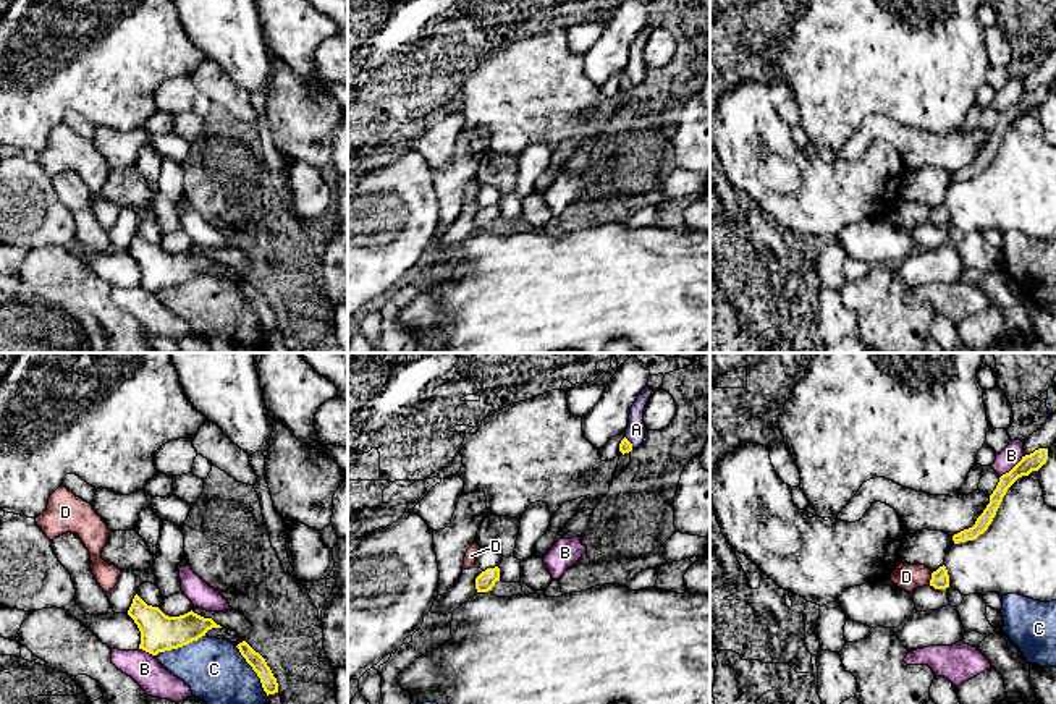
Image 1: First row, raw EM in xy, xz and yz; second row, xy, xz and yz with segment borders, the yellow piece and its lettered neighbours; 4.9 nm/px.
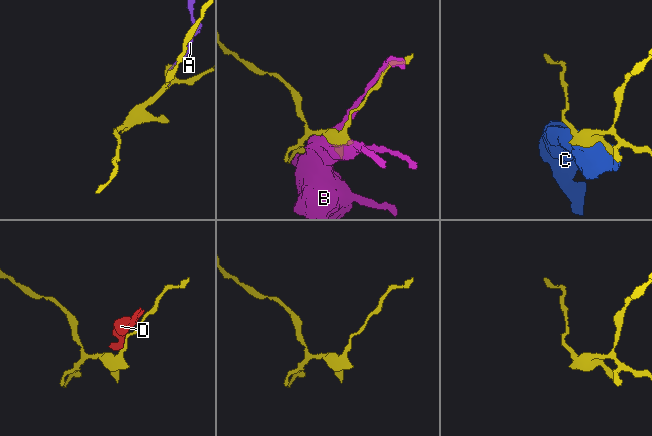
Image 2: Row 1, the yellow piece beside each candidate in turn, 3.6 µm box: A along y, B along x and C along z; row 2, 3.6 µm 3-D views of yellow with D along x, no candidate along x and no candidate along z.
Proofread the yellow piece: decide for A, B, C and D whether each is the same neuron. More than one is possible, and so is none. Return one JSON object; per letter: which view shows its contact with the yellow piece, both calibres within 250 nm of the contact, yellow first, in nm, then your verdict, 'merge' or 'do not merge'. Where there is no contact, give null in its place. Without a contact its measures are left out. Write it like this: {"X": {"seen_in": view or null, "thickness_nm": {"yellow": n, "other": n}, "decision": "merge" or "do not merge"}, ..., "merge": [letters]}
{"A": {"seen_in": "xz", "thickness_nm": {"yellow": 60, "other": 100}, "decision": "do not merge"}, "B": {"seen_in": "yz", "thickness_nm": {"yellow": 90, "other": 100}, "decision": "do not merge"}, "C": {"seen_in": "xy", "thickness_nm": {"yellow": 190, "other": 300}, "decision": "do not merge"}, "D": {"seen_in": "yz", "thickness_nm": {"yellow": 100, "other": 130}, "decision": "do not merge"}, "merge": []}

